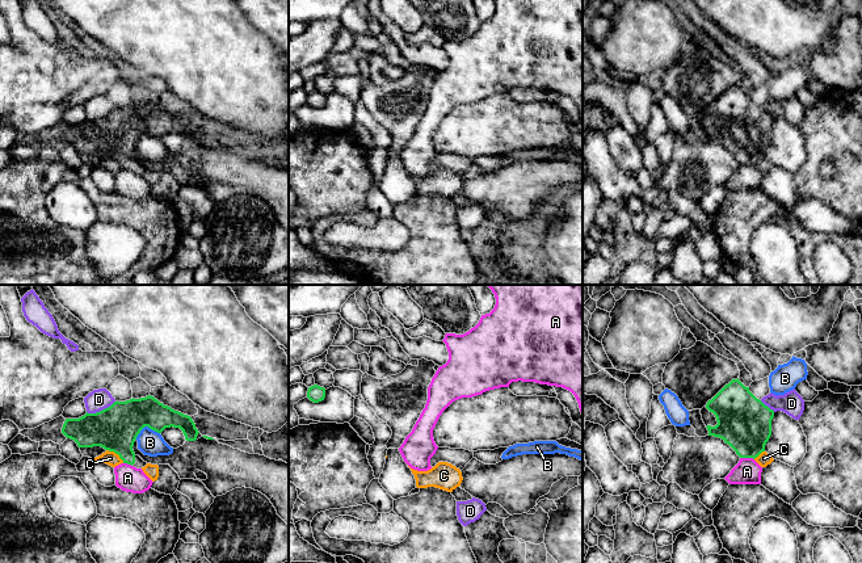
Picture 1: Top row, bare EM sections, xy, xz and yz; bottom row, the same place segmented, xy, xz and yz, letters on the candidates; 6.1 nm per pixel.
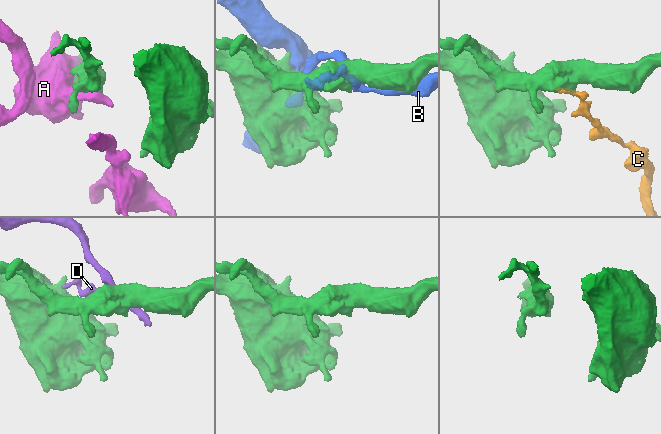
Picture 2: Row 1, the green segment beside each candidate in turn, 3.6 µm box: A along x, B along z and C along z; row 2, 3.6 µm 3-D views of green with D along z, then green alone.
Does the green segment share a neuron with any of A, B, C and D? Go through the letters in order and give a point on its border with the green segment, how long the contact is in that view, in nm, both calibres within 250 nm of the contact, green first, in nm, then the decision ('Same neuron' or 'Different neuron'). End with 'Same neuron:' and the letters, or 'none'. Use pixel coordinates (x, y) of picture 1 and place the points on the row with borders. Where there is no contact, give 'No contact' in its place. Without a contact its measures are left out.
A: Touches green at yz (747, 457). Shared border 90 nm. Thickness 320 nm (green) against 160 nm. Different neuron
B: Touches green at xy (146, 425). Shared border 160 nm. Thickness 280 nm (green) against 160 nm. Different neuron
C: Touches green at xy (116, 453). Shared border 140 nm. Thickness 280 nm (green) against 90 nm. Different neuron
D: Touches green at xy (100, 411). Shared border 190 nm. Thickness 280 nm (green) against 130 nm. Different neuron
Same neuron: none

